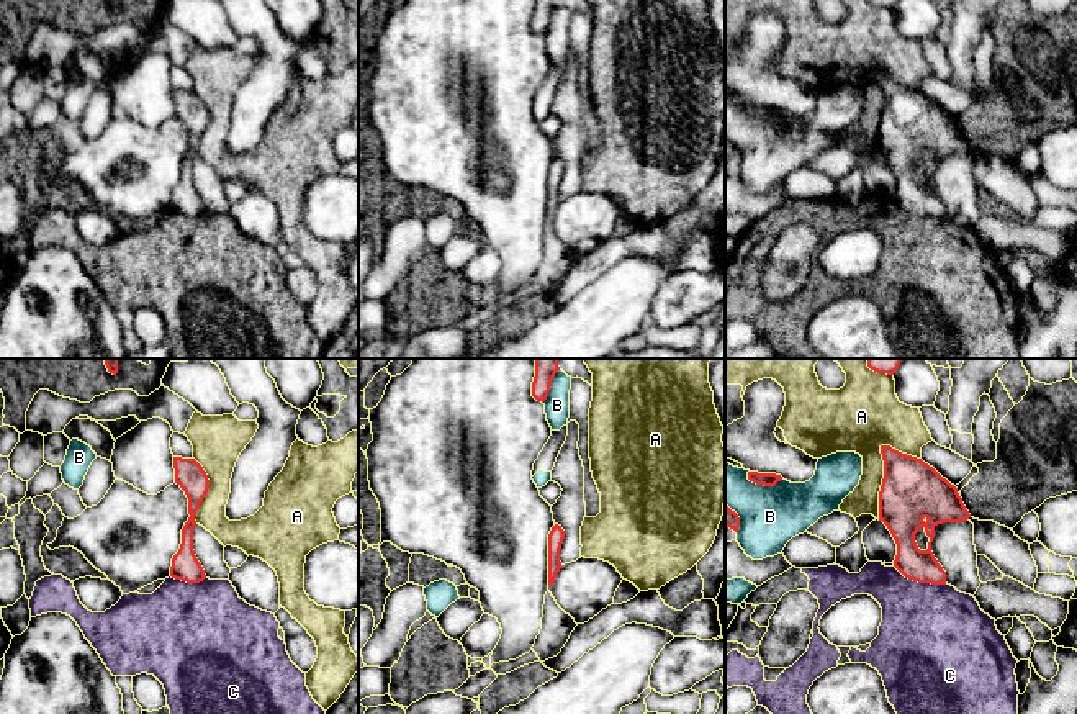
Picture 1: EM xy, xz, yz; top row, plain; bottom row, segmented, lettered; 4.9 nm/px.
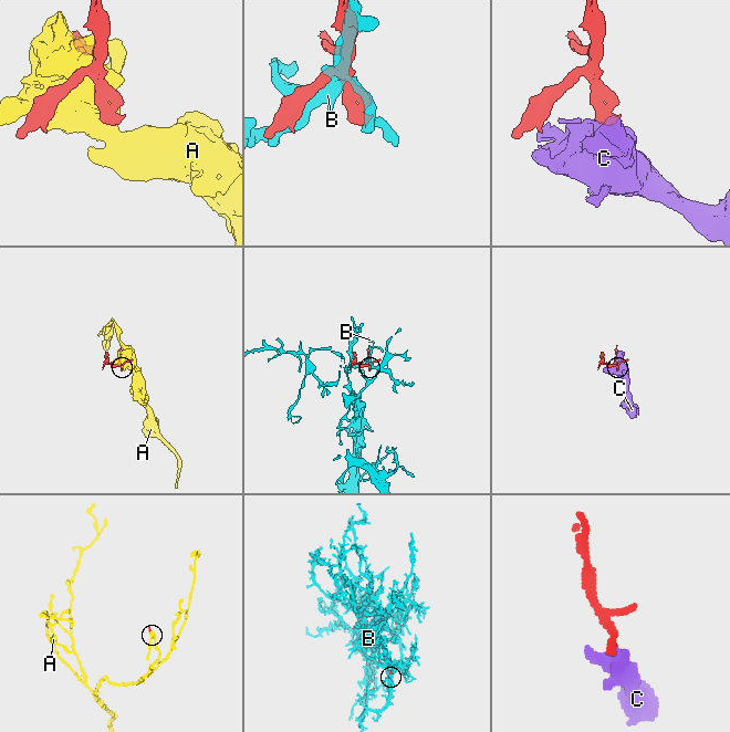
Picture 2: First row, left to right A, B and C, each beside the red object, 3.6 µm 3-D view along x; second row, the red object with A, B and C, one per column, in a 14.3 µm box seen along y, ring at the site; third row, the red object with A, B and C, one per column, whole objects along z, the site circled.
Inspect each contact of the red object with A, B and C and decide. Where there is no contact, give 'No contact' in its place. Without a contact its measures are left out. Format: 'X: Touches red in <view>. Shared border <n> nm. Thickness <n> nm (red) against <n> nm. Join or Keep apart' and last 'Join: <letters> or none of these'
A: Touches red in yz. Shared border 380 nm. Thickness 300 nm (red) against 220 nm. Keep apart
B: Touches red in yz. Shared border 190 nm. Thickness 60 nm (red) against 300 nm. Keep apart
C: Touches red in yz. Shared border 280 nm. Thickness 160 nm (red) against 460 nm. Keep apart
Join: none of these

